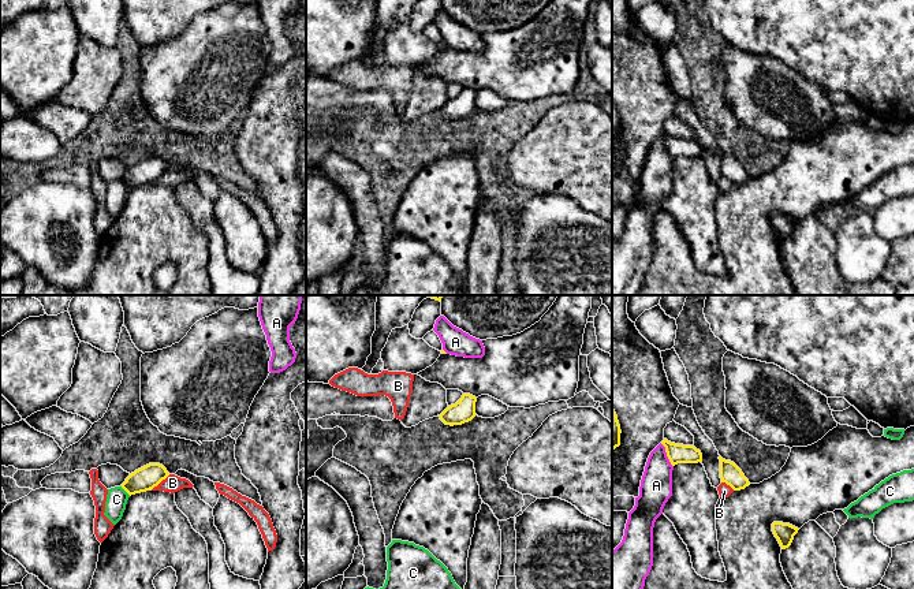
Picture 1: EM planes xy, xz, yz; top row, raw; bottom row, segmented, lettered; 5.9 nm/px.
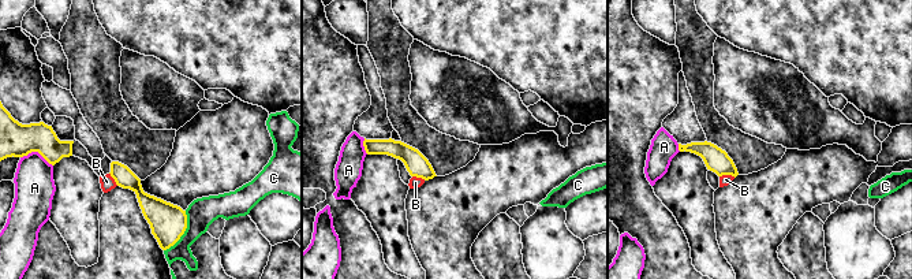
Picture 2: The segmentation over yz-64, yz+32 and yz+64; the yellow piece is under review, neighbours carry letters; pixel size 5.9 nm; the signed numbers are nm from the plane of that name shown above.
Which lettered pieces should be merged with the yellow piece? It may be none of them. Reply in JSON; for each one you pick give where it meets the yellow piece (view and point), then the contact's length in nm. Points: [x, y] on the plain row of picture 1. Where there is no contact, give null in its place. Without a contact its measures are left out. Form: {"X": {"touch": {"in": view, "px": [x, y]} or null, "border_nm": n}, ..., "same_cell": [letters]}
{"same_cell": []}

